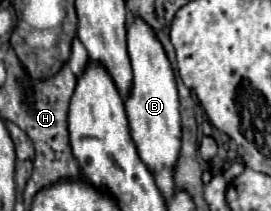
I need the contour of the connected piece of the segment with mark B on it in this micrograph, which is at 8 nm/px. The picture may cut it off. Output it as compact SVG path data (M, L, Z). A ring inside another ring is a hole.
M136 18L128 28L128 56L134 72L134 88L132 94L124 100L124 104L138 156L150 172L158 172L164 166L174 168L174 164L178 162L178 148L182 136L176 80L172 66L164 54L164 48L154 36L154 30L140 18Z

